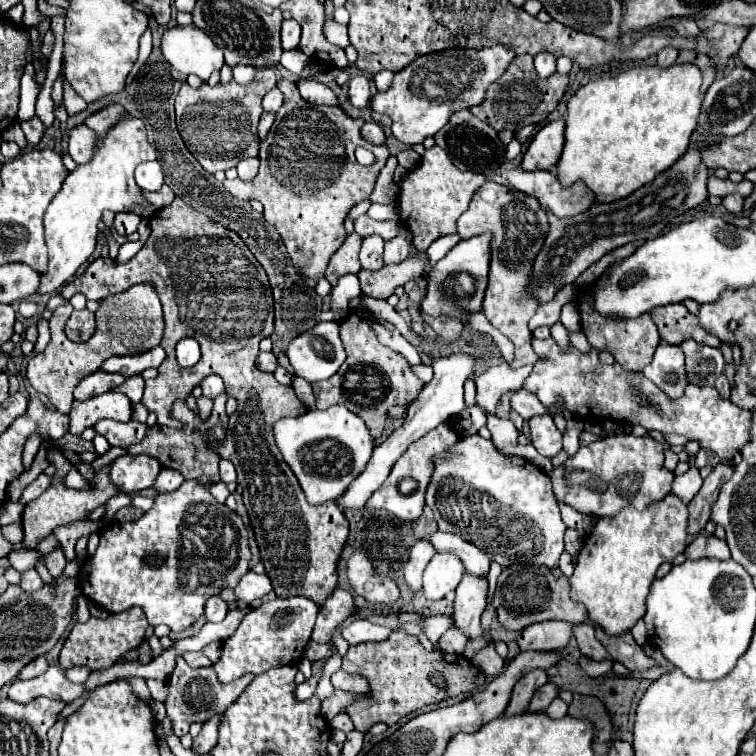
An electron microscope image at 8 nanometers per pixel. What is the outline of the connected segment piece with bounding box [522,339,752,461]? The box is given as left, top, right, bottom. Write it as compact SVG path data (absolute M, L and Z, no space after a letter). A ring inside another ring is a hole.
M534 339L532 347L538 355L544 355L546 359L534 365L534 371L528 375L522 387L536 393L546 407L550 407L552 401L562 395L566 409L580 415L584 421L598 423L604 419L612 419L626 425L642 425L648 427L648 431L682 435L688 441L698 441L704 449L718 453L722 461L732 459L750 441L752 413L736 407L730 399L724 399L714 387L688 385L682 401L666 401L666 395L652 381L646 381L642 373L626 373L618 363L600 363L596 349L592 349L590 353L580 353L574 347L570 347L570 351L564 351L556 345L554 339ZM722 409L732 413L728 415L730 419L722 419Z

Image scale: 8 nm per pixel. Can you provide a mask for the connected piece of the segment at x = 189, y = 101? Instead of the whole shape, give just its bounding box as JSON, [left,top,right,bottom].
[176,69,276,173]

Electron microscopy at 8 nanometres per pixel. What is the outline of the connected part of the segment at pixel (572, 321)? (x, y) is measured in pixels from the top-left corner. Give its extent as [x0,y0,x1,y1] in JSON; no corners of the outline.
[560,302,581,332]

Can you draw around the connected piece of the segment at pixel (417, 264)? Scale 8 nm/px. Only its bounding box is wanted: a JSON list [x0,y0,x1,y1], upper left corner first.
[360,253,428,299]

